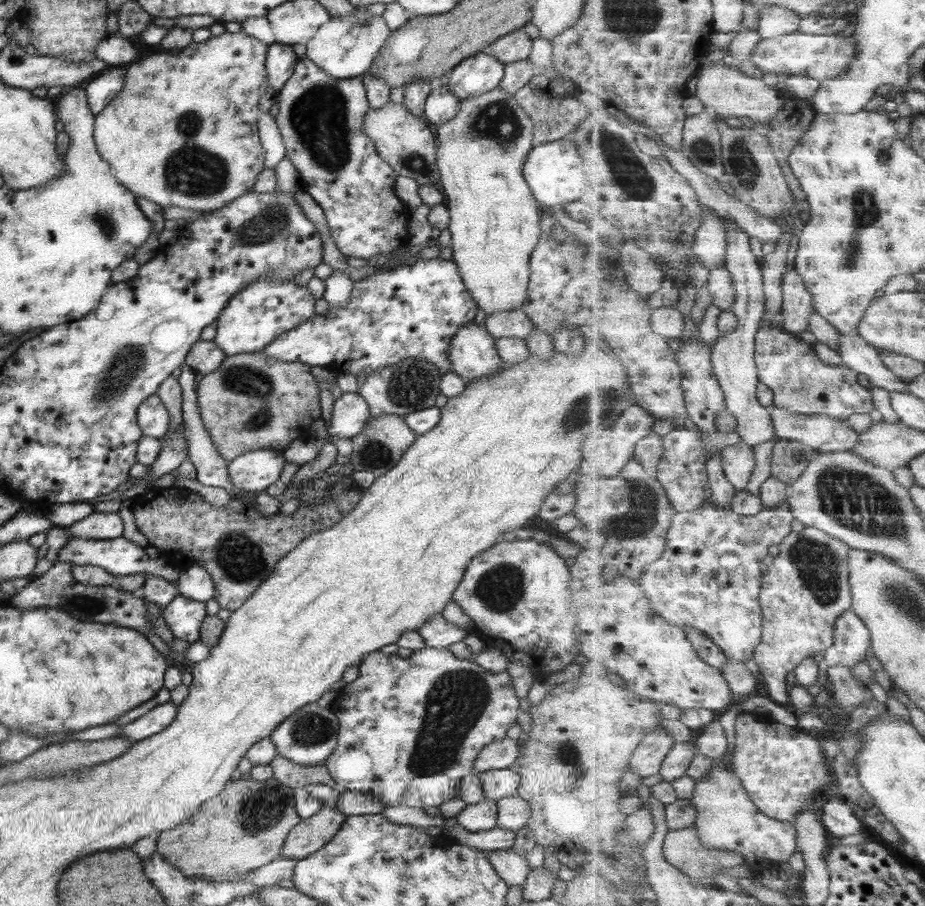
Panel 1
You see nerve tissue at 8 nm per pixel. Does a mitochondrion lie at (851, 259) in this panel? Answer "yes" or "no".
yes

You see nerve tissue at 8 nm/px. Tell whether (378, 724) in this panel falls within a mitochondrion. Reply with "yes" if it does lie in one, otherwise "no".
no

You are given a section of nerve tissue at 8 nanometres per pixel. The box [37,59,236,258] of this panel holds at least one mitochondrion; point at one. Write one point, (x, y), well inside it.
(192, 171)

